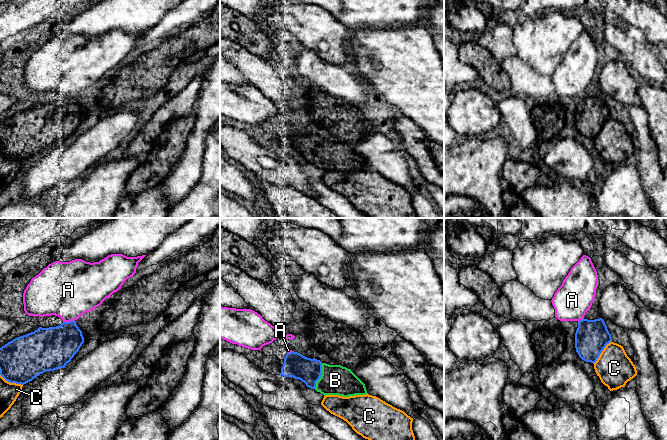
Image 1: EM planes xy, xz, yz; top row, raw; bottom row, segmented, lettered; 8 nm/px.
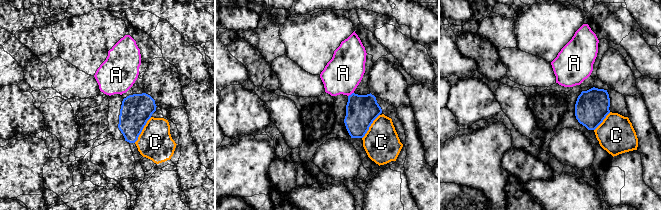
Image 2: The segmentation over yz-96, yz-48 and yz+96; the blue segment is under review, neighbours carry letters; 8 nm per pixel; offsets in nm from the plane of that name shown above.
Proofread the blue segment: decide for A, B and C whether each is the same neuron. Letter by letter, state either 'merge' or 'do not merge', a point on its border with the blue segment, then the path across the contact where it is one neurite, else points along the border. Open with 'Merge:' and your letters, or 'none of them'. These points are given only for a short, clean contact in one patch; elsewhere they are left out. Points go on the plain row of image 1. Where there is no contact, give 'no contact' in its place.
Merge: B
A: do not merge; meets blue in xy at (68, 98)
B: merge; meets blue in xz at (320, 152); runs through xz (309, 147), (320, 152), (335, 156)
C: do not merge; meets blue in yz at (601, 128)

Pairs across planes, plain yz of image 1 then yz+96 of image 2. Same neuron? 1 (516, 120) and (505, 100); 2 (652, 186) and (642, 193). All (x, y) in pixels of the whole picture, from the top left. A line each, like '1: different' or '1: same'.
1: same
2: different

